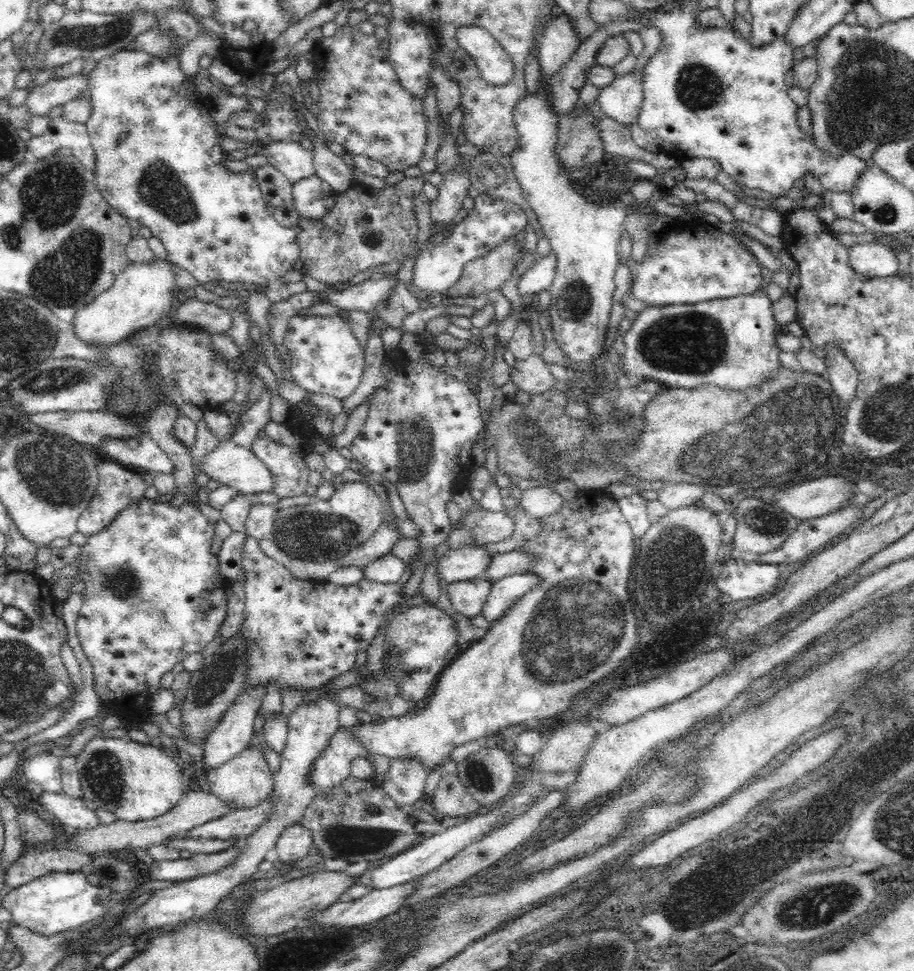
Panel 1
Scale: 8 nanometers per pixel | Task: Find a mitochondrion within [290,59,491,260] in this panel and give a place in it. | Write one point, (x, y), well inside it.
(374, 237)

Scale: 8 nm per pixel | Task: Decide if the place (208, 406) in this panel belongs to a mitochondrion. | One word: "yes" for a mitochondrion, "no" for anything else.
no

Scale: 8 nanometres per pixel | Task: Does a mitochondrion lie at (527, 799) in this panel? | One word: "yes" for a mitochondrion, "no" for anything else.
no

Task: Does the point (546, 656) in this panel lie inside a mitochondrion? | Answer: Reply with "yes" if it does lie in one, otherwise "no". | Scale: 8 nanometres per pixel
yes

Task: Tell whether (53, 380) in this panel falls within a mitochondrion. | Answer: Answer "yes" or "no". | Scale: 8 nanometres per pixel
yes

